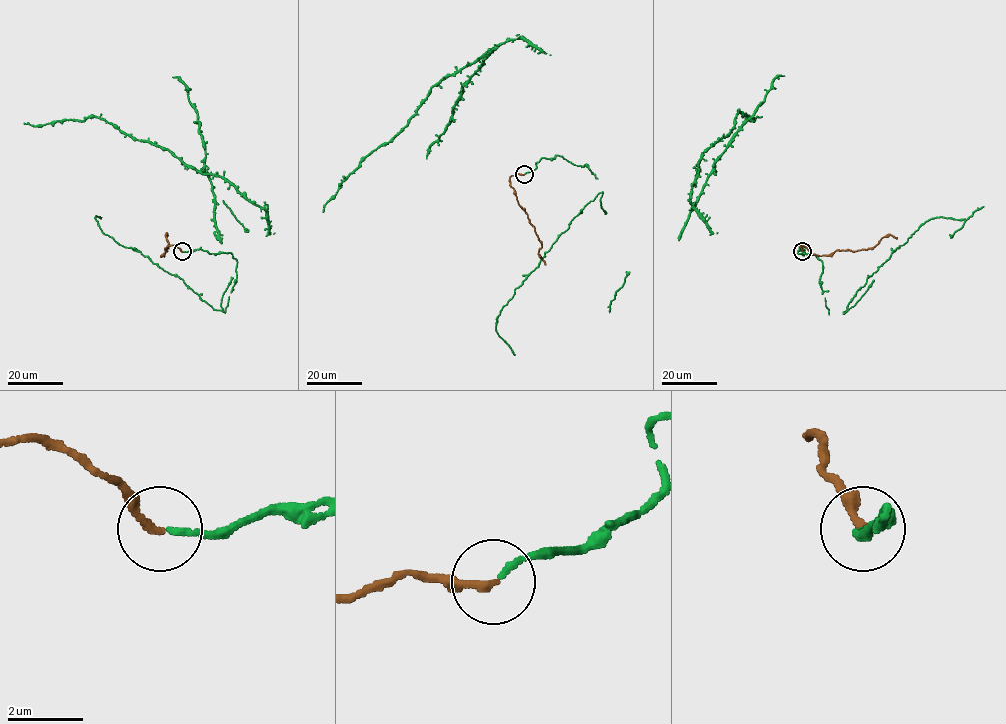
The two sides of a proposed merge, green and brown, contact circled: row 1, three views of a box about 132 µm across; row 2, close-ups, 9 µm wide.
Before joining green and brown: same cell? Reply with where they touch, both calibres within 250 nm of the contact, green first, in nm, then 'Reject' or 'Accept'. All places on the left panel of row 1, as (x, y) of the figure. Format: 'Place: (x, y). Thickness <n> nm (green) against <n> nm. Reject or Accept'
Place: (182, 251). Thickness 140 nm (green) against 200 nm. Accept

